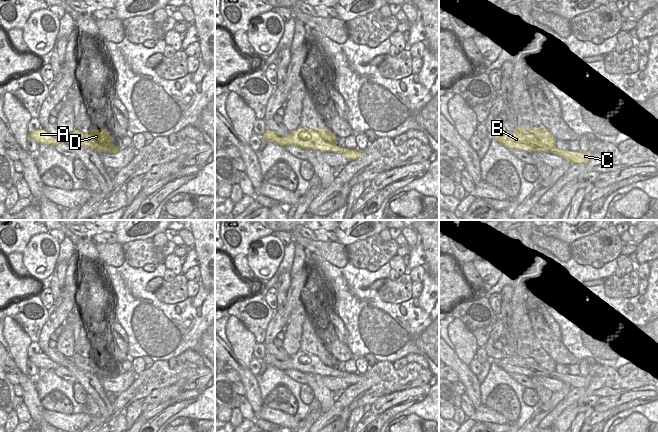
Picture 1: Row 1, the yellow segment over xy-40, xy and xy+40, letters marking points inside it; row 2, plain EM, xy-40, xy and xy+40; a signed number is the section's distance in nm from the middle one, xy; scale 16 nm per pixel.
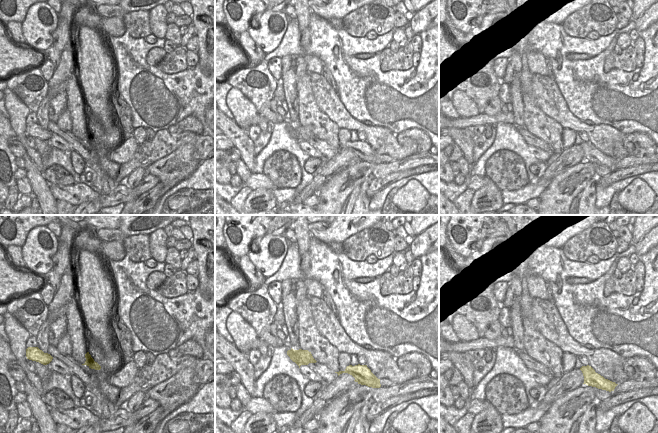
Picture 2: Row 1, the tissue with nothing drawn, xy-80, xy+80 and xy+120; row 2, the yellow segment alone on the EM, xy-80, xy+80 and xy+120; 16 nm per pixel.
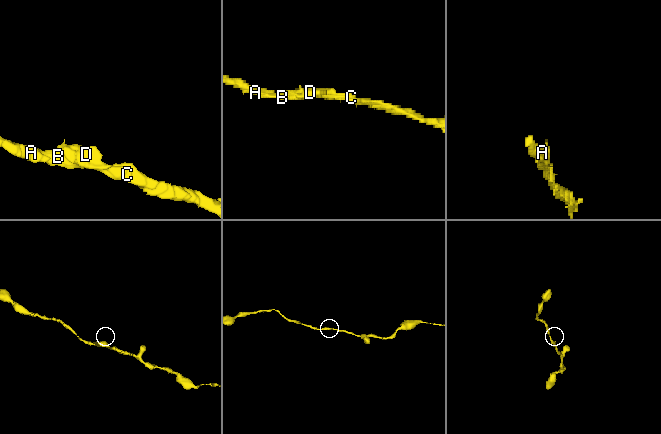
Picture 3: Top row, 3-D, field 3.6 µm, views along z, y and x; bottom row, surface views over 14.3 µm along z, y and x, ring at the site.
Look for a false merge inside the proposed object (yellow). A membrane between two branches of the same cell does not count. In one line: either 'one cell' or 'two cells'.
one cell

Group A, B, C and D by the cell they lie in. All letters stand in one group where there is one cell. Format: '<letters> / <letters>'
A B C D

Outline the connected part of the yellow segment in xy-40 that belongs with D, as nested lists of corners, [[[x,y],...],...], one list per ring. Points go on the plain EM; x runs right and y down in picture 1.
[[[74,353],[72,359],[79,369],[97,376],[117,377],[122,374],[111,368],[113,362],[106,353],[89,353],[88,357]]]

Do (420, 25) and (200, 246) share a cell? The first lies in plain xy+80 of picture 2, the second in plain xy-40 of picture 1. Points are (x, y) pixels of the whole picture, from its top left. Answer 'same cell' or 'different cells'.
different cells

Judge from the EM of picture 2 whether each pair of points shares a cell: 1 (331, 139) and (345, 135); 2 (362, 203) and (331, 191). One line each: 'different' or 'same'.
1: different
2: different

